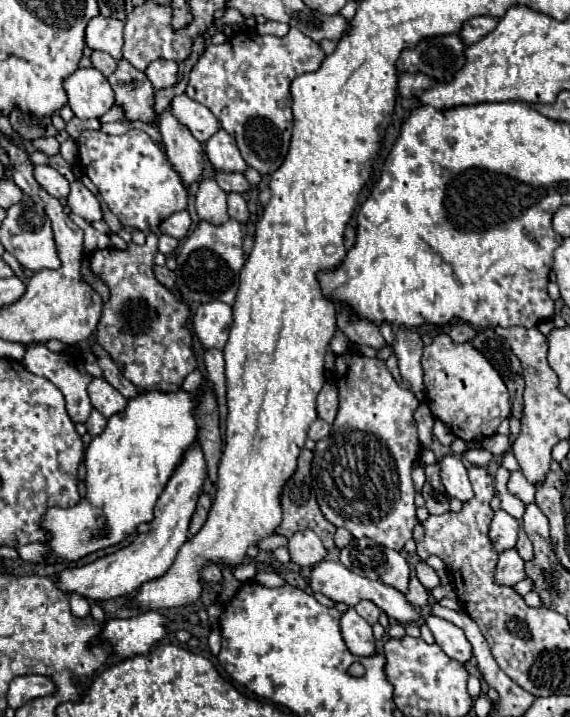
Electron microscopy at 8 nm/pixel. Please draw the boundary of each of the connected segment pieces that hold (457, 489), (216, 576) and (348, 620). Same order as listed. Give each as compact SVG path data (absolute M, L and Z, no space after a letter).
M444 455L438 461L438 467L440 467L442 485L446 487L450 497L456 497L460 501L468 501L474 495L462 459L458 459L456 455Z
M208 565L202 571L202 579L210 583L222 583L222 569L218 565Z
M348 607L346 613L342 613L340 631L342 631L342 637L348 645L348 649L354 655L364 657L366 653L374 653L376 641L372 637L372 625L366 619L362 619L352 607Z

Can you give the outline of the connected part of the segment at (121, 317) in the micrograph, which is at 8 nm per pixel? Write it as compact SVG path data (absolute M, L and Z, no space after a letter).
M150 233L144 245L130 243L126 249L106 247L92 253L90 269L110 289L110 299L104 303L96 327L96 339L114 357L122 375L138 389L174 391L196 369L192 331L188 329L190 307L156 279L156 251L158 239Z

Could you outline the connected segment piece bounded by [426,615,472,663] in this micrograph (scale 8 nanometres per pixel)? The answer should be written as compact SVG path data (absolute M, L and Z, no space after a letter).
M428 615L426 625L430 627L436 643L442 647L442 651L448 657L452 657L460 663L468 663L468 659L472 657L472 645L460 627L456 627L454 623L450 623L446 619L440 619L436 615Z

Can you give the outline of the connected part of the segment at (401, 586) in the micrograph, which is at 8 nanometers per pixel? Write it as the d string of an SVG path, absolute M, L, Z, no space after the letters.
M352 539L350 545L340 549L340 563L358 575L378 579L402 593L408 589L410 567L402 553L372 539Z

